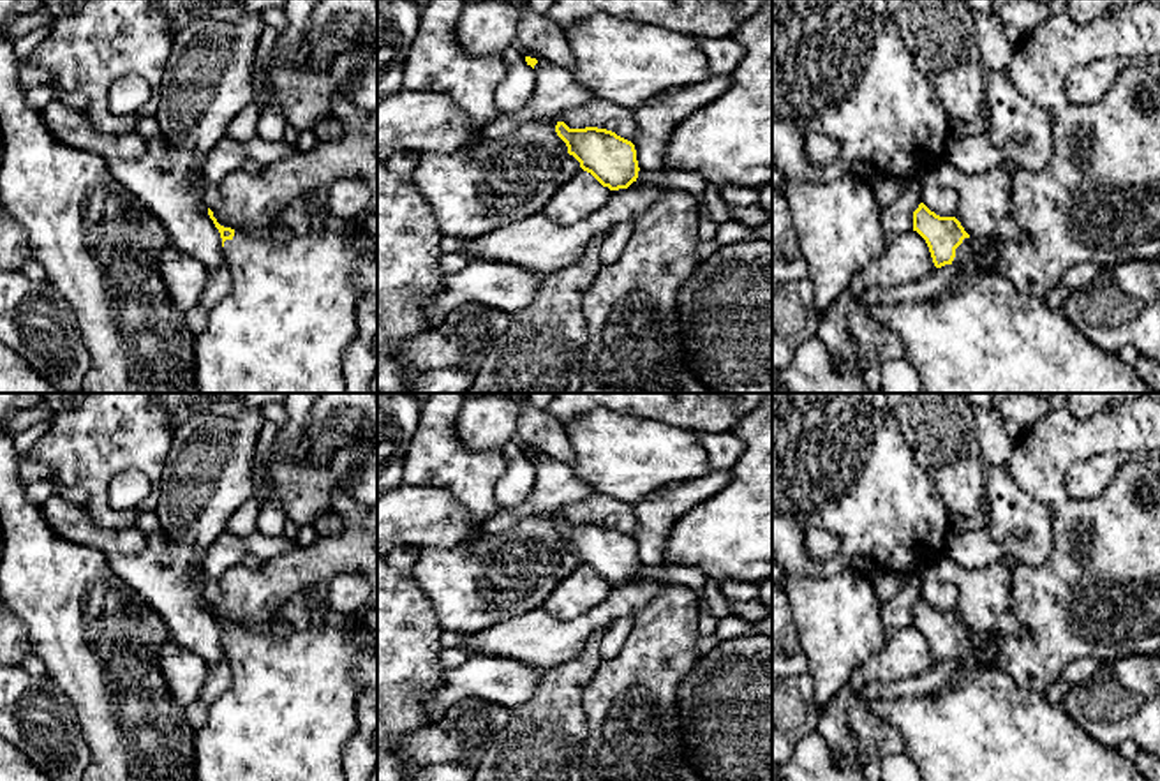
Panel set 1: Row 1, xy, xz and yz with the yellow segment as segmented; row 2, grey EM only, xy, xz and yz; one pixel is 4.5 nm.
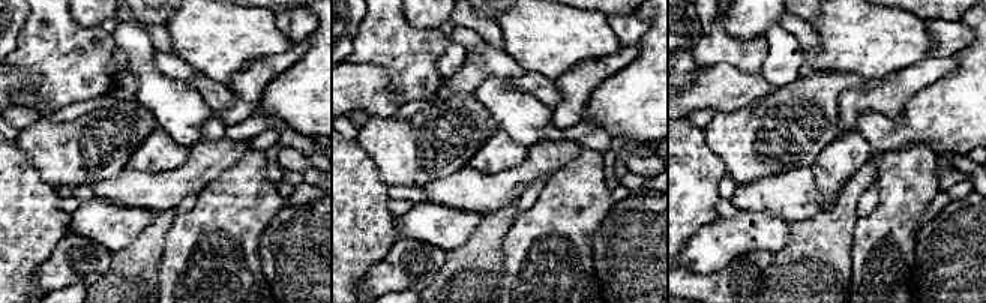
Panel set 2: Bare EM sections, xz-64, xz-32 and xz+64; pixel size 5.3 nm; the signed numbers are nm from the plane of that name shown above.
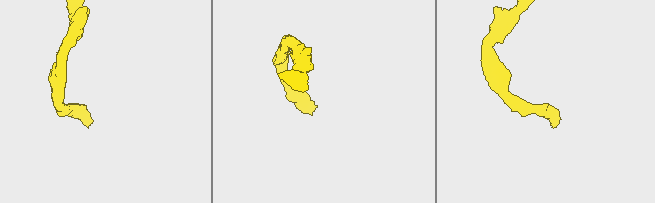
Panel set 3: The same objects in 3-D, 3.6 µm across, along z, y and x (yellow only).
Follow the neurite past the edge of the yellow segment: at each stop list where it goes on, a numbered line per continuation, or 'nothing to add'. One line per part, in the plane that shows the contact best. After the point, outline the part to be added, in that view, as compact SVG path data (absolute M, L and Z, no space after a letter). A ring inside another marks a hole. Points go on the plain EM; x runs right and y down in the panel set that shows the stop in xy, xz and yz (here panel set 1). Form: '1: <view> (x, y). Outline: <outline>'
1: yz (965, 651). Outline: M964 633L963 638L956 643L956 652L952 659L956 661L956 670L964 665L970 665L975 659L975 645L971 640L971 633Z

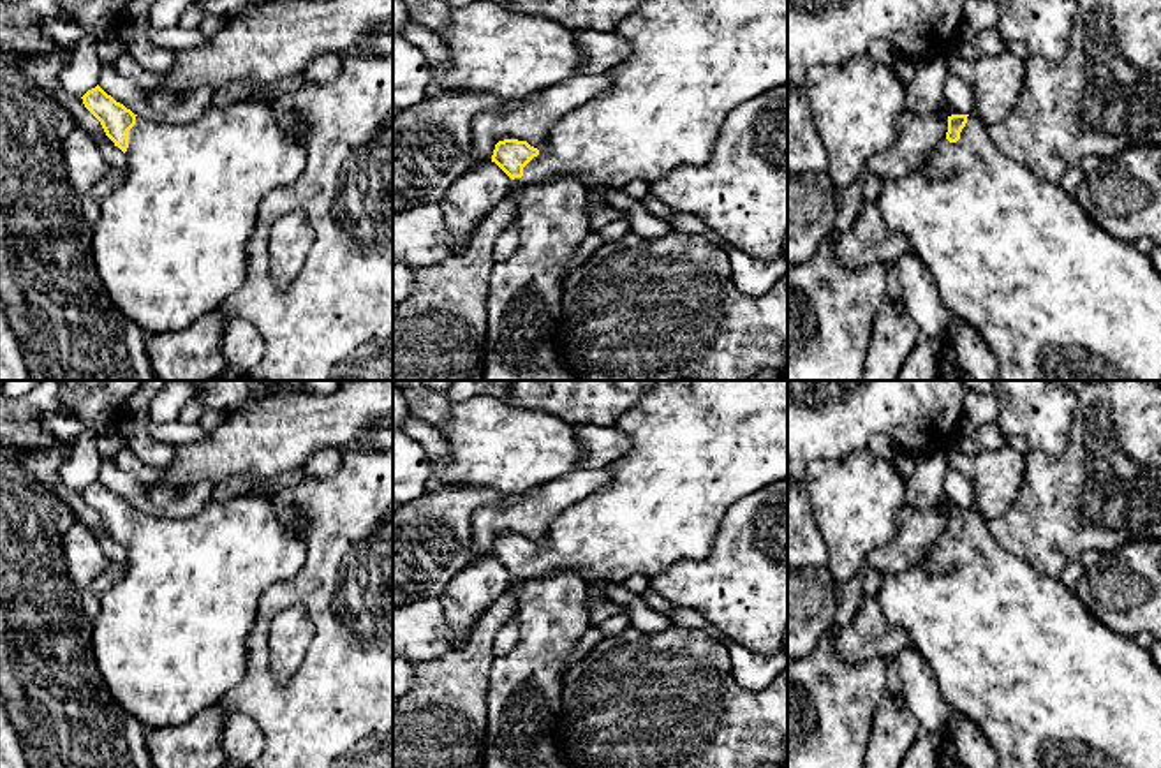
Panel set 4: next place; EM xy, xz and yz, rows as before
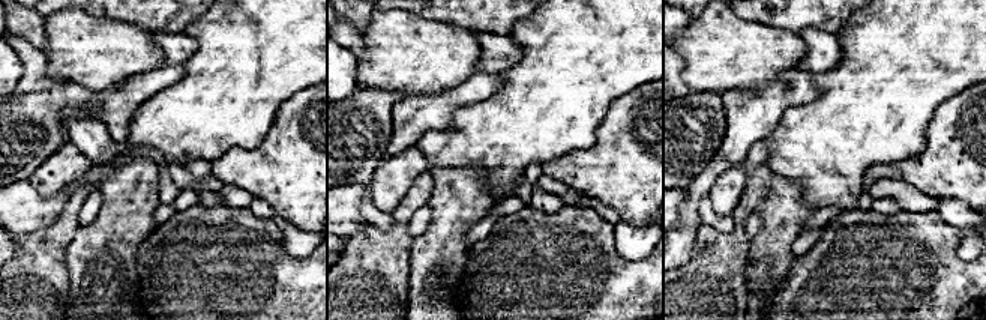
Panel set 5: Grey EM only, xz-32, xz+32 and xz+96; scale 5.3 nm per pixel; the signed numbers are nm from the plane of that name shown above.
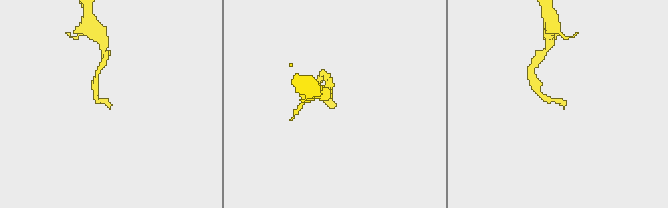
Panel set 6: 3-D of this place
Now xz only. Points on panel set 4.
1: xz (695, 448). Outline: M655 380L613 428L629 435L629 447L610 465L611 479L551 520L546 543L513 574L514 583L576 572L587 581L590 599L592 588L604 594L608 585L622 585L629 576L654 578L680 560L699 562L731 504L788 481L788 380Z

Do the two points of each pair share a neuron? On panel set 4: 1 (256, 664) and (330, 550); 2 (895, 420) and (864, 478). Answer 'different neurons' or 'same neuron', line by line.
1: same neuron
2: different neurons

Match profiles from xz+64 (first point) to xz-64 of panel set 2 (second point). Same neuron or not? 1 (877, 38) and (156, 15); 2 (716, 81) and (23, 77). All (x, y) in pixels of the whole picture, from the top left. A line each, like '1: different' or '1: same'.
1: different
2: same

